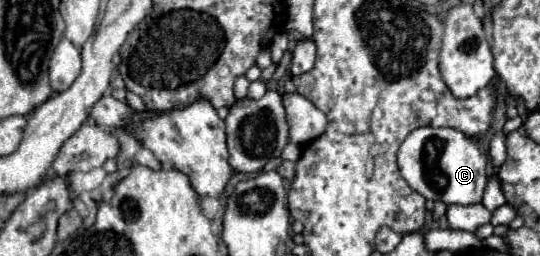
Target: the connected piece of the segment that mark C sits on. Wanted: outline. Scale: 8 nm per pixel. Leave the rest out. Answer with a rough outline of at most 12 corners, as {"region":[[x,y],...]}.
{"region":[[415,129],[397,163],[445,205],[481,203],[485,147],[457,129]]}

